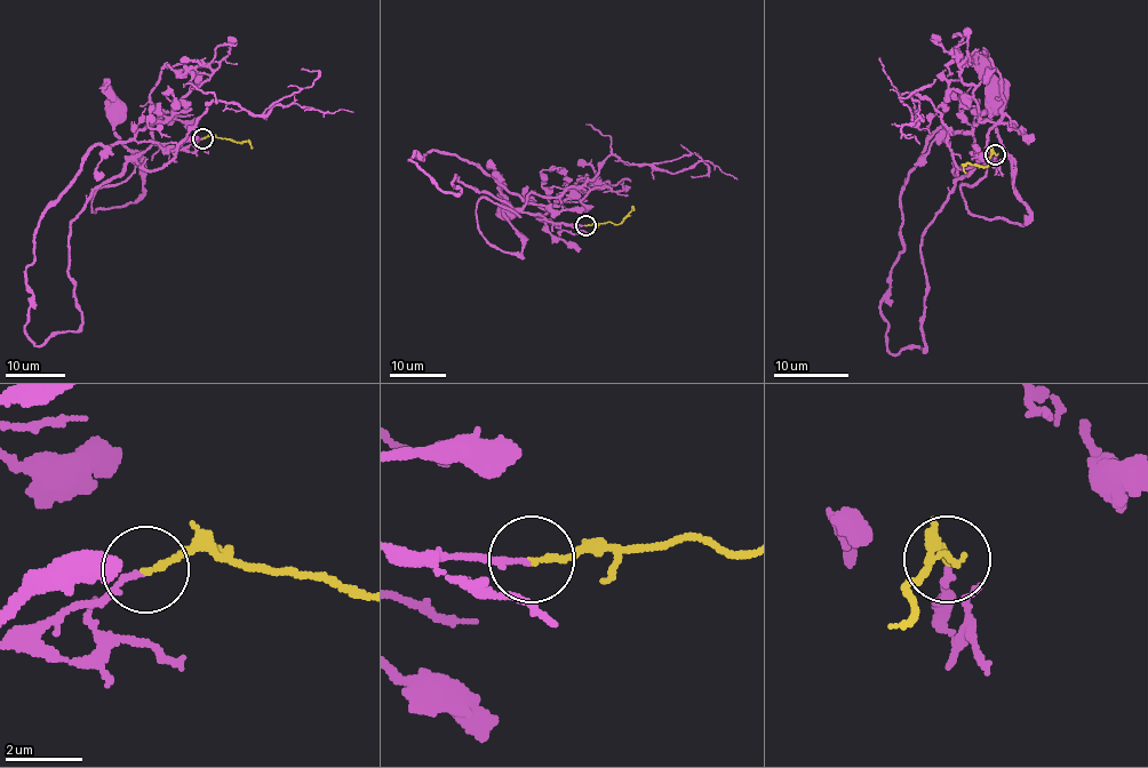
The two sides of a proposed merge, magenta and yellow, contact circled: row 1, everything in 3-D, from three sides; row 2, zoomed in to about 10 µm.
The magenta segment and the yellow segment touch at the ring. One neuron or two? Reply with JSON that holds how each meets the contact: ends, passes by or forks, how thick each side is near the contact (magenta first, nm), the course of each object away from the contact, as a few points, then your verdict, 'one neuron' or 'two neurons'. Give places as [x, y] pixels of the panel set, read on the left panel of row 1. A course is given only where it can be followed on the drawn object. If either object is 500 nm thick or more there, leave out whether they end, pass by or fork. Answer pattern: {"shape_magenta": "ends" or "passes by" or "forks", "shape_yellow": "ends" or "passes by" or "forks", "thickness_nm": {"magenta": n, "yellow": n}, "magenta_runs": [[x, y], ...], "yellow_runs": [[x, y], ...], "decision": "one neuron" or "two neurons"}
{"shape_magenta": "ends", "shape_yellow": "ends", "thickness_nm": {"magenta": 130, "yellow": 170}, "magenta_runs": [[201, 140], [151, 144], [92, 212], [142, 192], [116, 110]], "yellow_runs": [[201, 137], [215, 135], [237, 142], [249, 141], [250, 148]], "decision": "one neuron"}

